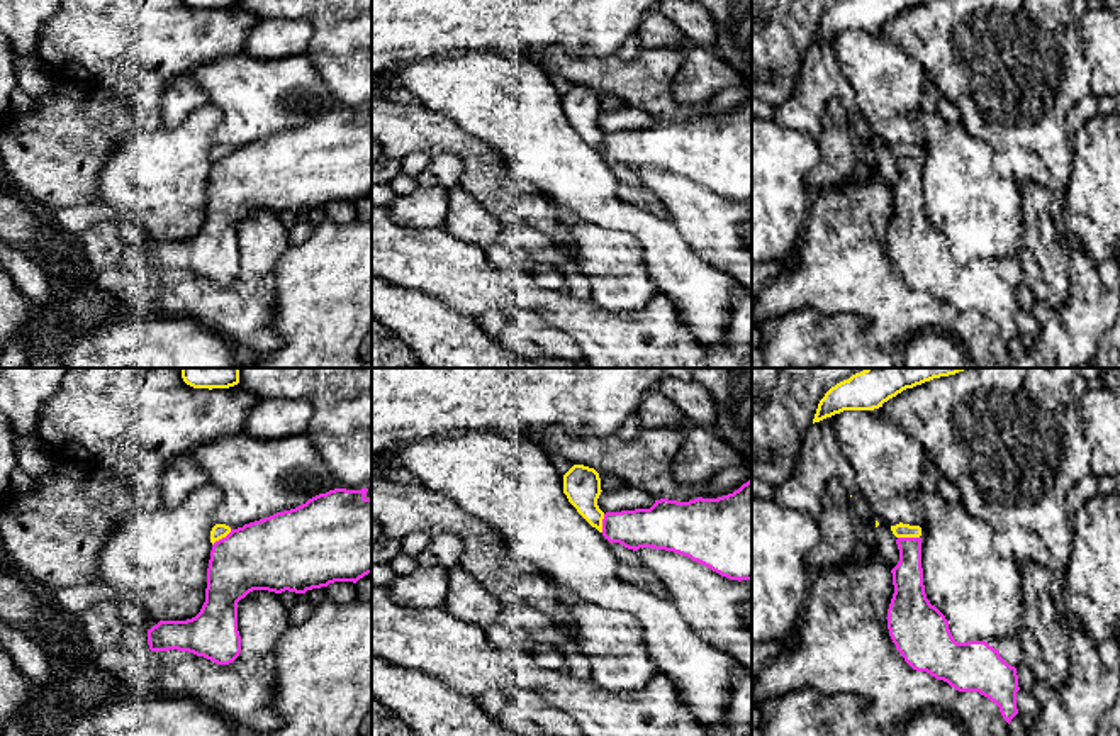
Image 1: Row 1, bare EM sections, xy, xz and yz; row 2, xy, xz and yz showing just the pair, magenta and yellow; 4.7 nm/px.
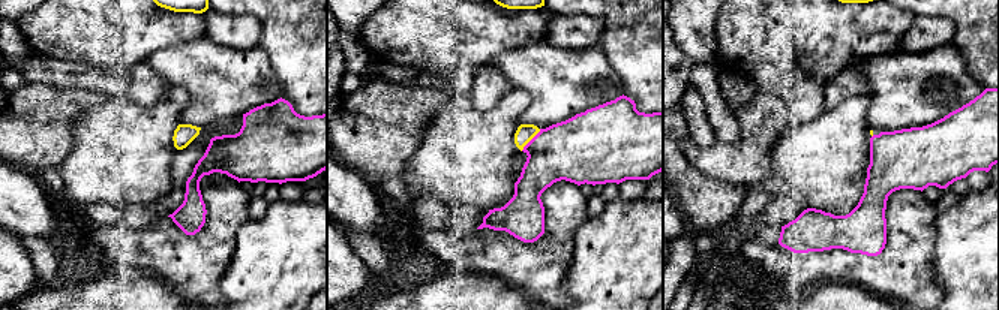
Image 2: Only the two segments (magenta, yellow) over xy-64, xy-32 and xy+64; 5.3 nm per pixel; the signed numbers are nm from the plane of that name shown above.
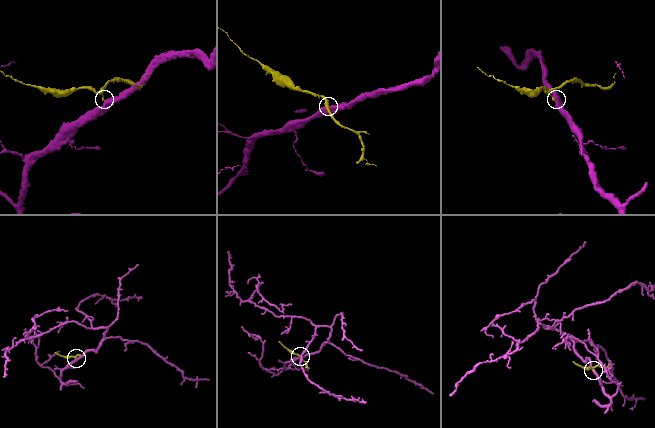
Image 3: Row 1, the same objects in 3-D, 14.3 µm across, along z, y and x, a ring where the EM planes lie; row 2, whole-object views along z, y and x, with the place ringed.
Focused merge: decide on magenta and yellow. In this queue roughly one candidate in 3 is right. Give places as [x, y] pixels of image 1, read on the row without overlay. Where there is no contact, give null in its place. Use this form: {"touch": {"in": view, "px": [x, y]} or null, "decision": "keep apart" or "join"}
{"touch": {"in": "yz", "px": [908, 158]}, "decision": "keep apart"}

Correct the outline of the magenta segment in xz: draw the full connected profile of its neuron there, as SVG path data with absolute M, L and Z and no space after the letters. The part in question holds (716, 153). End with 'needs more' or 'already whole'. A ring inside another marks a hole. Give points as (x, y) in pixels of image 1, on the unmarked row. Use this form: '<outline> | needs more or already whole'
M752 100L718 119L660 119L650 129L606 132L602 156L633 171L653 168L679 173L730 200L752 200Z | already whole

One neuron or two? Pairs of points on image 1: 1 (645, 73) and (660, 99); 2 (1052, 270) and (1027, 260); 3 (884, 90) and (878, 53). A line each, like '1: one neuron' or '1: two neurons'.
1: one neuron
2: one neuron
3: one neuron

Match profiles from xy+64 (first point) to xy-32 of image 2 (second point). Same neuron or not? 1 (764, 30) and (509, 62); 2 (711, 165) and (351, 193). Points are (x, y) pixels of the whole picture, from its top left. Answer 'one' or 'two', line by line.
1: two
2: two

